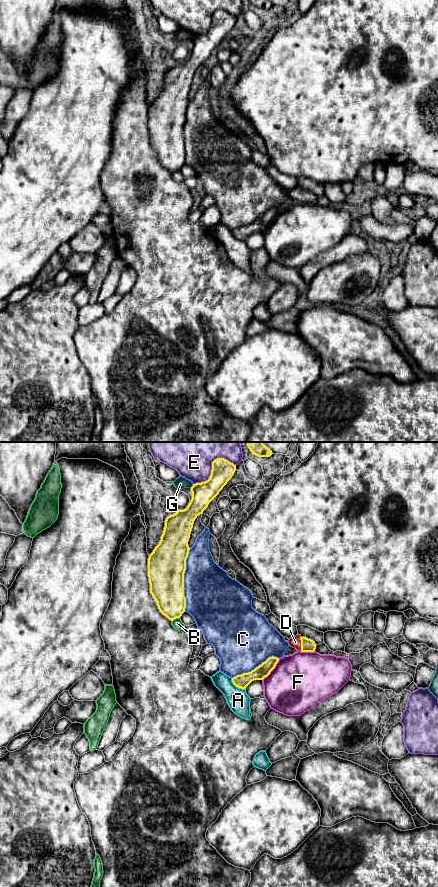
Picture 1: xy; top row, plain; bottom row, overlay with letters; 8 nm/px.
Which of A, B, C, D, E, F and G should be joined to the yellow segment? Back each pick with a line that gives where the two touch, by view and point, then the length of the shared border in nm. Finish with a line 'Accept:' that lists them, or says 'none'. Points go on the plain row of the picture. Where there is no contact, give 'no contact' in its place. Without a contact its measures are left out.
D: meets yellow in xy at (301, 195); contact 120 nm long
Accept: D

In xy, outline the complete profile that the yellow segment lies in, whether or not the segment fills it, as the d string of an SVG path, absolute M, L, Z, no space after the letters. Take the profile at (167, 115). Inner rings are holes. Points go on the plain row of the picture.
M224 10L215 11L209 31L191 39L192 51L187 60L166 70L161 92L149 107L150 145L160 164L171 173L180 170L186 160L184 125L194 73L219 46L235 23L236 17L233 15Z

